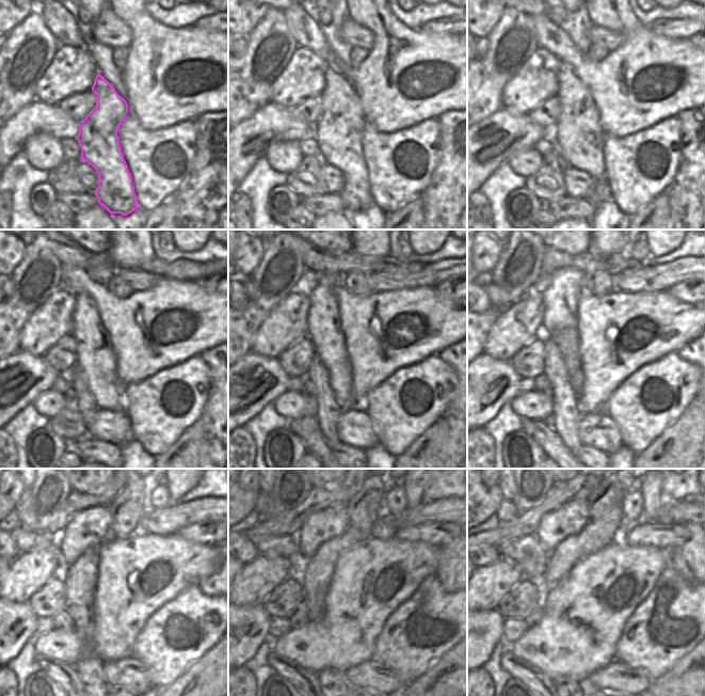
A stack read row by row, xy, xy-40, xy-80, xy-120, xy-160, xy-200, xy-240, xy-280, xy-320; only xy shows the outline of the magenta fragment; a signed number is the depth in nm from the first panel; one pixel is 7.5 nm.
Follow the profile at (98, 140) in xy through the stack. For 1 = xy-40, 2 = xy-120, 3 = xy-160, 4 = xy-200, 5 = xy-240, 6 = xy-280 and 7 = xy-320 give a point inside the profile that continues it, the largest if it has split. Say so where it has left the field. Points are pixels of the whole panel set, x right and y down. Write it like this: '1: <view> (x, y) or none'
1: xy-40 (339, 130)
2: xy-120 (95, 357)
3: xy-160 (323, 325)
4: xy-200 (564, 288)
5: xy-240 (90, 527)
6: xy-280 (325, 524)
7: xy-320 (557, 525)

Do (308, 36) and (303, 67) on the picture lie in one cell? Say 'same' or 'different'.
different

